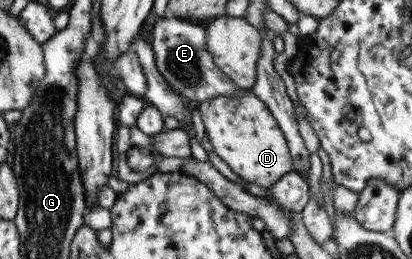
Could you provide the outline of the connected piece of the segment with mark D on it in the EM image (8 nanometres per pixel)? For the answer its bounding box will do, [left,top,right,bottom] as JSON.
[196,90,294,189]

